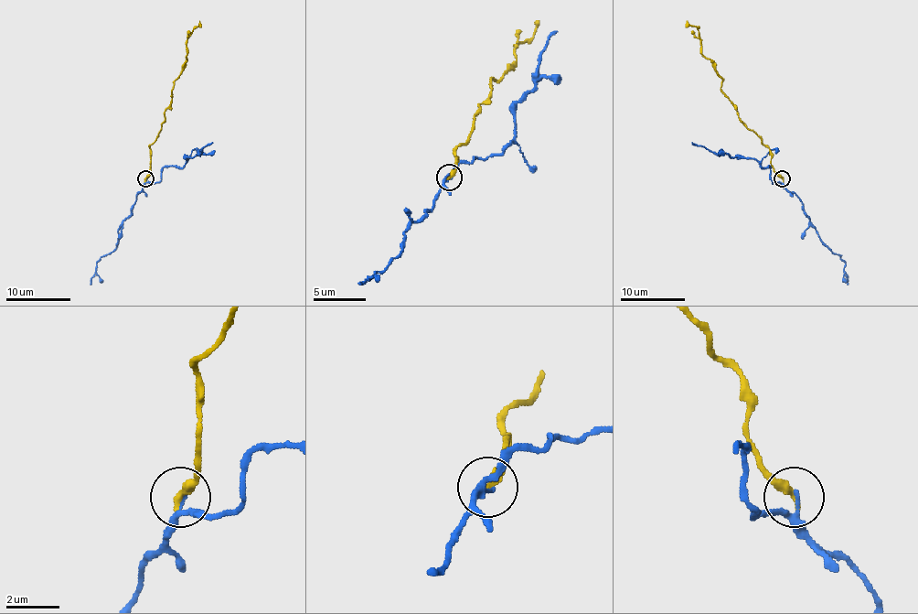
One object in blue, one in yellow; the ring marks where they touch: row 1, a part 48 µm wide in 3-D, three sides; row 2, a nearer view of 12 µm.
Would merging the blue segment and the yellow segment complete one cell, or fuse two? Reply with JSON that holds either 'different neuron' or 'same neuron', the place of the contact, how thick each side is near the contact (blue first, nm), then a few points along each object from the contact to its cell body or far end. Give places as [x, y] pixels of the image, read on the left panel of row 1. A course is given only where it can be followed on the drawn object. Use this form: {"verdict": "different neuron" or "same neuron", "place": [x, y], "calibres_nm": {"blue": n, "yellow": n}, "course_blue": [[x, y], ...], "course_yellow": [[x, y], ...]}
{"verdict": "same neuron", "place": [145, 178], "calibres_nm": {"blue": 150, "yellow": 360}, "course_blue": [[145, 178], [133, 213], [118, 231], [118, 245], [97, 263], [97, 274], [90, 285]], "course_yellow": [[145, 178], [150, 171], [150, 145], [156, 138], [170, 104], [175, 80], [187, 59], [186, 39], [200, 25]]}

